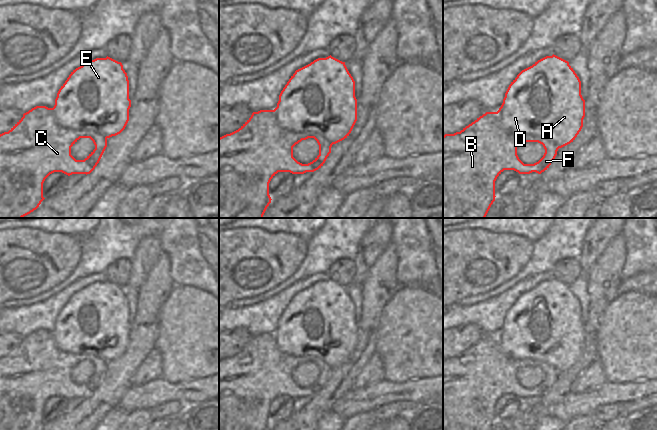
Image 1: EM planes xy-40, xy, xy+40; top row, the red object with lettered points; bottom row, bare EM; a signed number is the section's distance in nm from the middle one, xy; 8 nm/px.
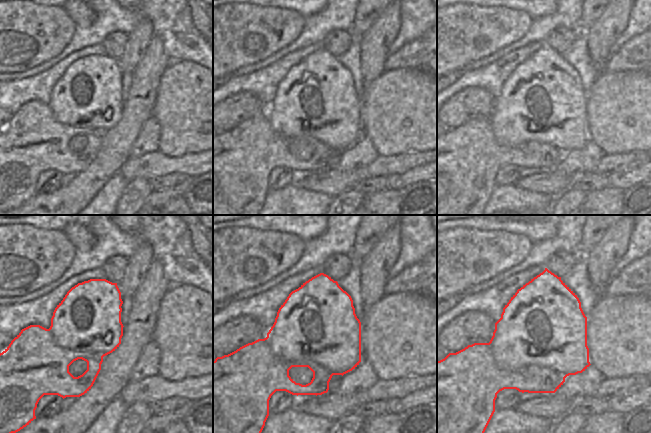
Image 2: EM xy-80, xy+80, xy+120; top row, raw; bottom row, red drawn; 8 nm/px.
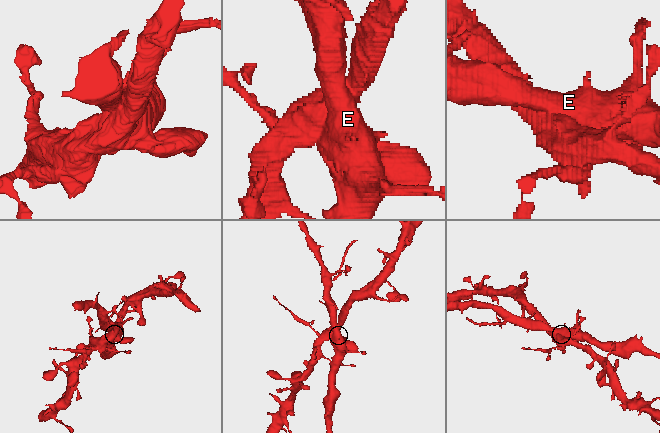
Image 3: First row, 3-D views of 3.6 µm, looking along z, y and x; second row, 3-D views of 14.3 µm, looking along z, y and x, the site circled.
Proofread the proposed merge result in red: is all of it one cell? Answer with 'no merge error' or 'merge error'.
merge error

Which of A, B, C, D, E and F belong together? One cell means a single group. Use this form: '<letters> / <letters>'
A D E / B C F

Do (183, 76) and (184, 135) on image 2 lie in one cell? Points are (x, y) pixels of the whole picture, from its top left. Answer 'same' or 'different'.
same

